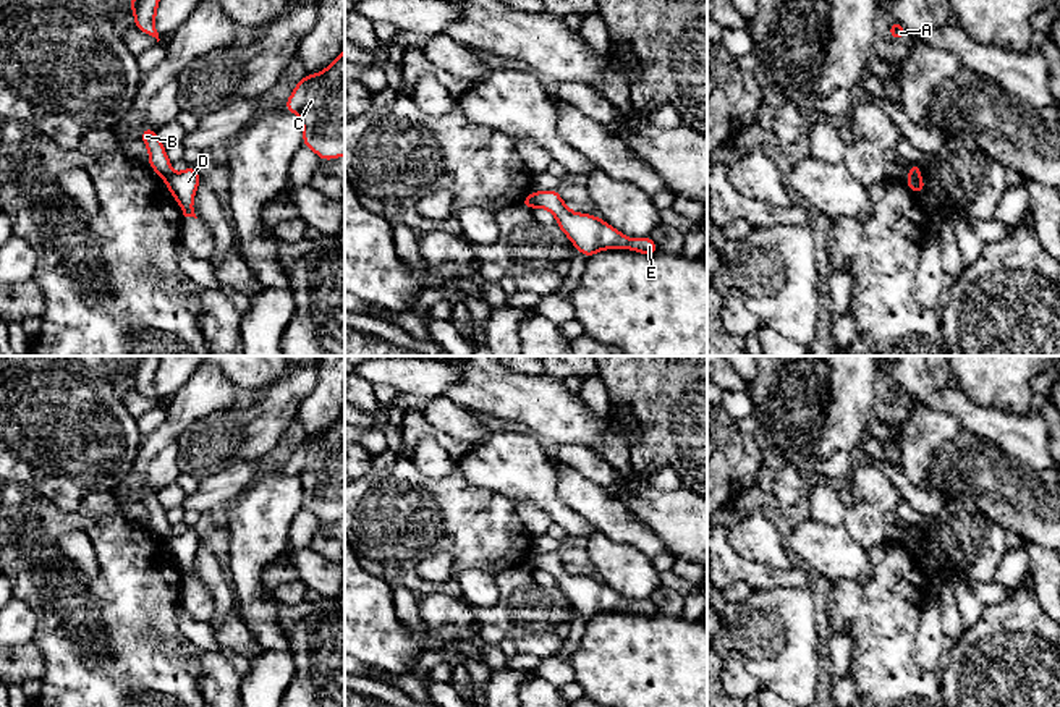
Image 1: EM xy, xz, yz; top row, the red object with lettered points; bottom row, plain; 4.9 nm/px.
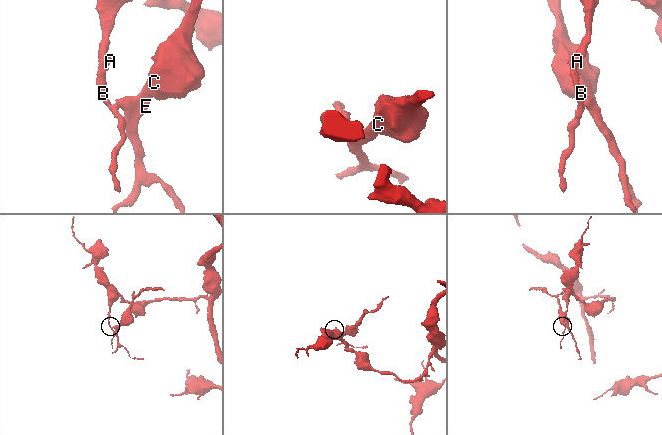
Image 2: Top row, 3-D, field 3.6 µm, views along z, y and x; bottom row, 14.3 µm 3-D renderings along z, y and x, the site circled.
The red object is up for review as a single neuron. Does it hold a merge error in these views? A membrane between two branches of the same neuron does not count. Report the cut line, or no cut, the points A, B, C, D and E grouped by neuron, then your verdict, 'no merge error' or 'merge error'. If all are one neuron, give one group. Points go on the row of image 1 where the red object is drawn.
cut in xy along (172, 173), (164, 180); A B / C D E; merge error

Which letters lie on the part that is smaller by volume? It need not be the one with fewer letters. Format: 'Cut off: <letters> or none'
Cut off: C, D, E

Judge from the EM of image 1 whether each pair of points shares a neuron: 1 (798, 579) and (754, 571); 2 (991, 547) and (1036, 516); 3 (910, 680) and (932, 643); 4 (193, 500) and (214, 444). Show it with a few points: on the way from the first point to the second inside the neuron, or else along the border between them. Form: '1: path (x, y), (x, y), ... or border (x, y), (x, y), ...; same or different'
1: path (787, 578), (766, 578); same
2: border (976, 505), (1007, 529); different
3: border (920, 625), (915, 635), (915, 659), (939, 675); different
4: border (235, 461), (198, 481); different

